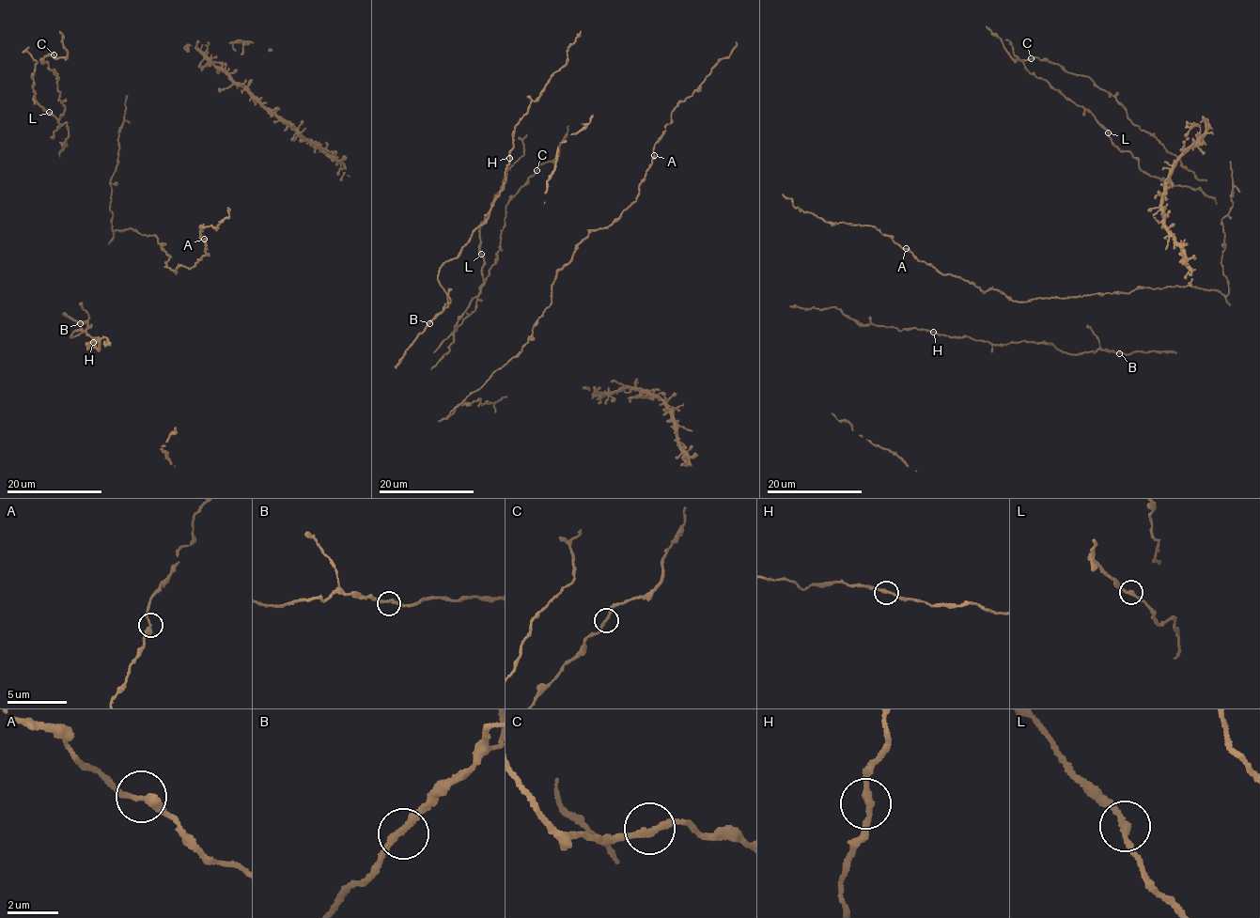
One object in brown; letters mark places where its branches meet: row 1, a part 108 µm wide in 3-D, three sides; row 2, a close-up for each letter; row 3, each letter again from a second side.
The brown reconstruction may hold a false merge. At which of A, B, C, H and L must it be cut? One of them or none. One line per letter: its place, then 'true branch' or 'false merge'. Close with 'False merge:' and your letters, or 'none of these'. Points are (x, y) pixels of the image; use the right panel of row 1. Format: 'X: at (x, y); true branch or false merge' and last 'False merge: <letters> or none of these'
A: at (906, 248); true branch
B: at (1119, 353); true branch
C: at (1031, 58); true branch
H: at (933, 332); true branch
L: at (1108, 132); true branch
False merge: none of these

